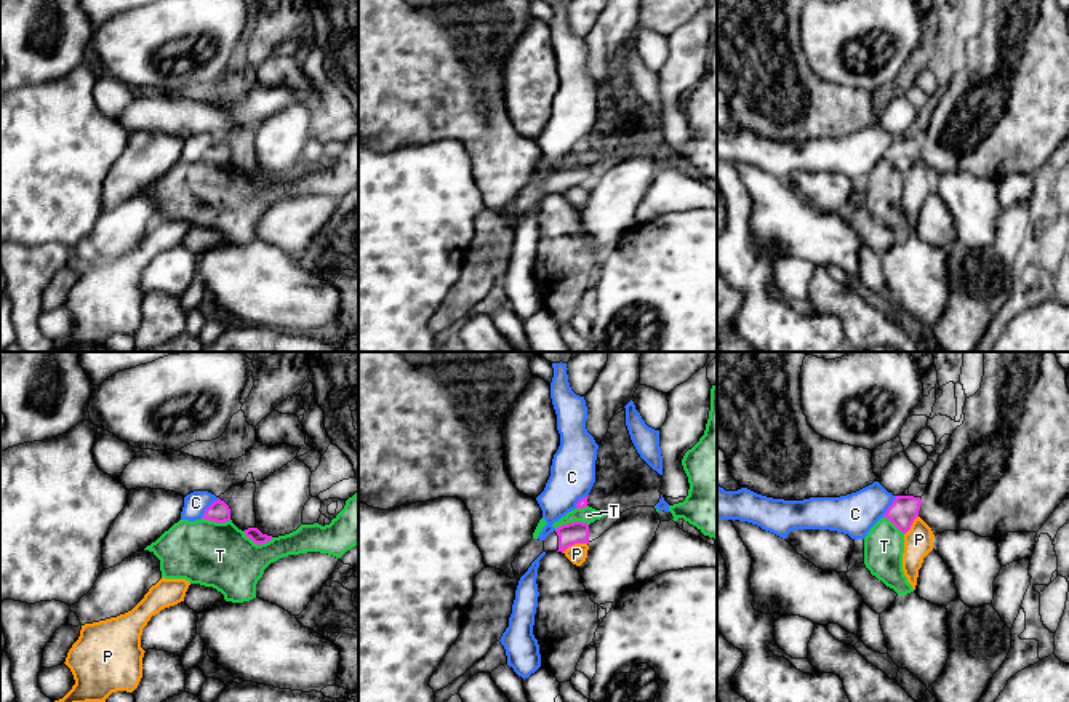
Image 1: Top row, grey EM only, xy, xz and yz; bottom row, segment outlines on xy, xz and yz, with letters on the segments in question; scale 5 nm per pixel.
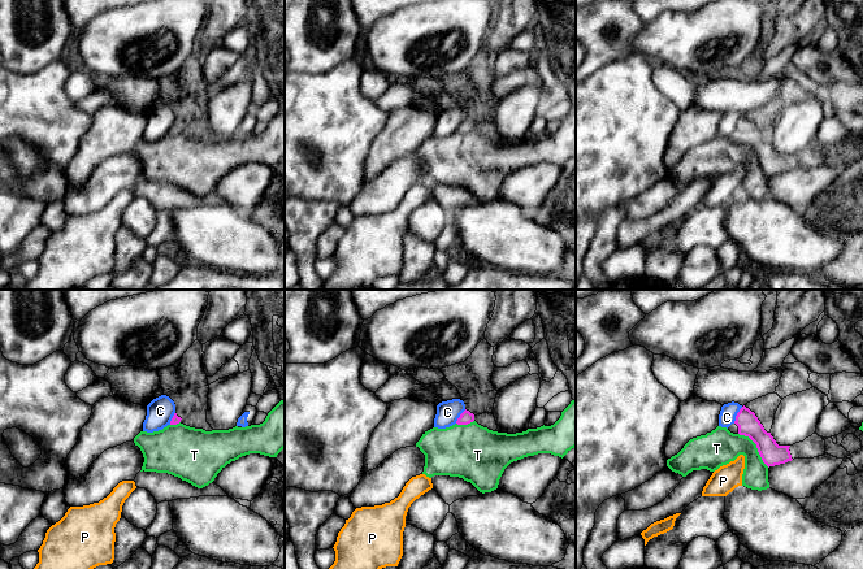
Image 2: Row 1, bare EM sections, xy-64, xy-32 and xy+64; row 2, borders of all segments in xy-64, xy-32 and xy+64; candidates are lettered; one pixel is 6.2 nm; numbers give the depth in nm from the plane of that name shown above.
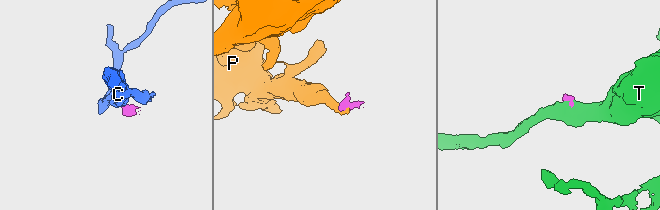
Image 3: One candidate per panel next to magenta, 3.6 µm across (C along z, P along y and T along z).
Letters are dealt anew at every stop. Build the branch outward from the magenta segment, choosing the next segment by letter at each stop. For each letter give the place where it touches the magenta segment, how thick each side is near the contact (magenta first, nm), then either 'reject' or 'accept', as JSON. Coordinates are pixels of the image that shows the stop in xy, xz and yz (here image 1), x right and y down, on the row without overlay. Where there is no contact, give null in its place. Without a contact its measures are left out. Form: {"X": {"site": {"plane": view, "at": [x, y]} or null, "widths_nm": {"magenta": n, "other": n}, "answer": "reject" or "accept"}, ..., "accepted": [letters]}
{"C": {"site": {"plane": "xy", "at": [208, 149]}, "widths_nm": {"magenta": 110, "other": 120}, "answer": "reject"}, "P": {"site": {"plane": "xz", "at": [573, 186]}, "widths_nm": {"magenta": 110, "other": 100}, "answer": "reject"}, "T": {"site": {"plane": "xy", "at": [258, 186]}, "widths_nm": {"magenta": 70, "other": 320}, "answer": "reject"}, "accepted": []}

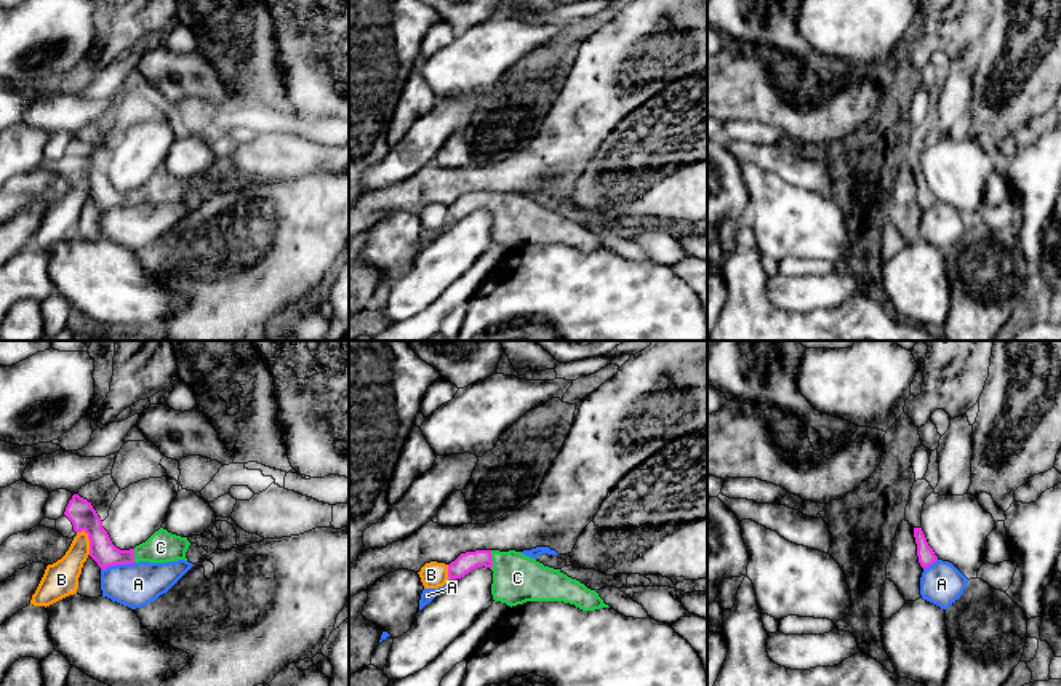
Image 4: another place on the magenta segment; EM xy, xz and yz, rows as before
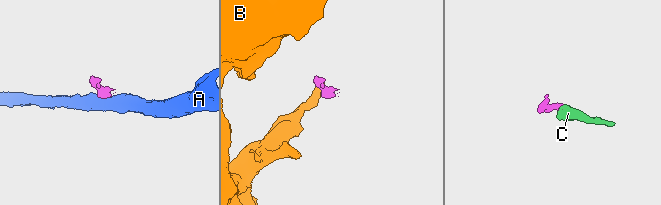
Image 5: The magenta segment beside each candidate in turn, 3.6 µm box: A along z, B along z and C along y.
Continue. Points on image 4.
{"A": {"site": {"plane": "xy", "at": [117, 205]}, "widths_nm": {"magenta": 130, "other": 220}, "answer": "reject"}, "B": {"site": {"plane": "xy", "at": [88, 179]}, "widths_nm": {"magenta": 140, "other": 180}, "answer": "reject"}, "C": {"site": {"plane": "xz", "at": [492, 202]}, "widths_nm": {"magenta": 100, "other": 240}, "answer": "accept"}, "accepted": ["C"]}

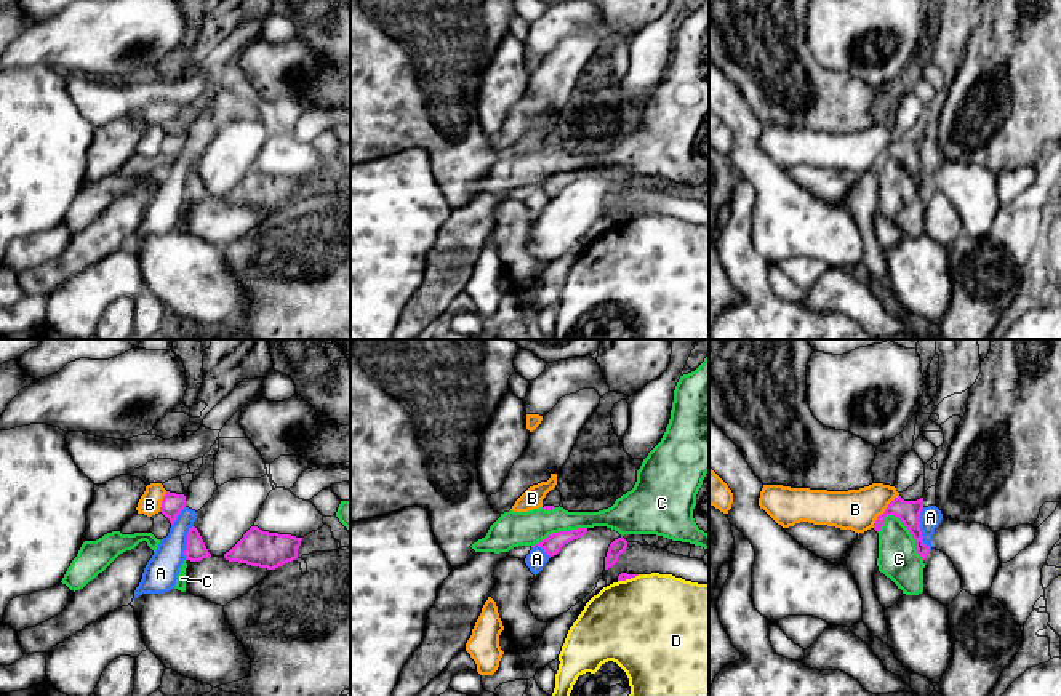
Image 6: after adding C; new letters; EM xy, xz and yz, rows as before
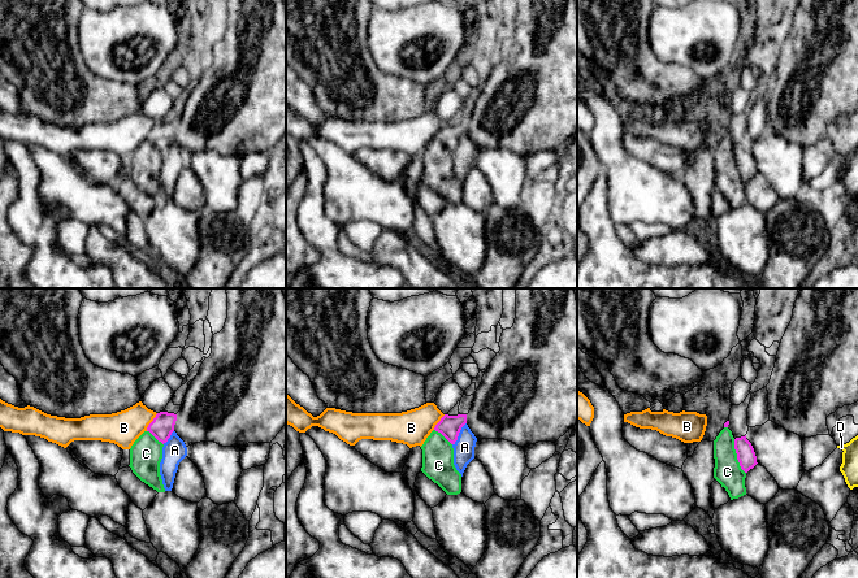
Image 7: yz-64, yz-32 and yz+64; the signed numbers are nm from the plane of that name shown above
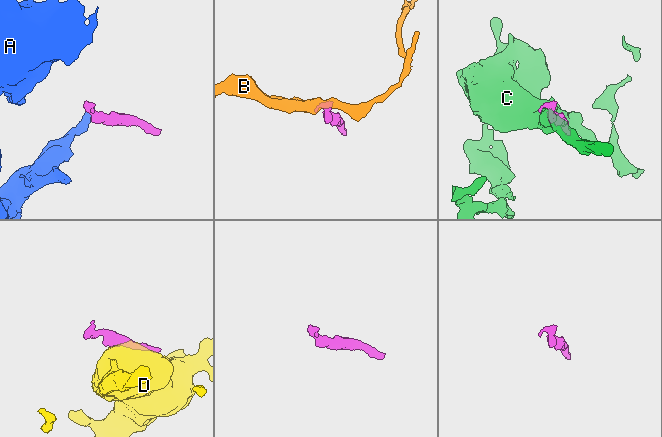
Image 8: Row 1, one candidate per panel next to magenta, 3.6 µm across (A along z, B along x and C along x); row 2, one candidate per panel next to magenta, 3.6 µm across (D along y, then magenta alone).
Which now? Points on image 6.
{"A": {"site": {"plane": "yz", "at": [919, 170]}, "widths_nm": {"magenta": 110, "other": 110}, "answer": "reject"}, "B": {"site": {"plane": "yz", "at": [885, 152]}, "widths_nm": {"magenta": 110, "other": 200}, "answer": "reject"}, "C": {"site": {"plane": "yz", "at": [909, 173]}, "widths_nm": {"magenta": 110, "other": 200}, "answer": "reject"}, "D": {"site": {"plane": "xz", "at": [628, 220]}, "widths_nm": {"magenta": 50, "other": 480}, "answer": "reject"}, "accepted": []}

